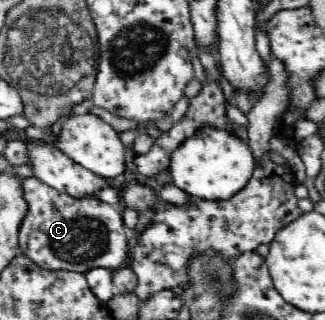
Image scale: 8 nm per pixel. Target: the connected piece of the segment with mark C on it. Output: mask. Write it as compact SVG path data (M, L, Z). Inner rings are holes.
M34 176L22 179L22 191L28 203L28 214L19 230L19 253L32 259L39 267L53 271L86 274L95 268L108 268L114 271L127 266L131 259L131 233L123 224L120 209L111 207L95 197L72 198L68 193L58 192Z

